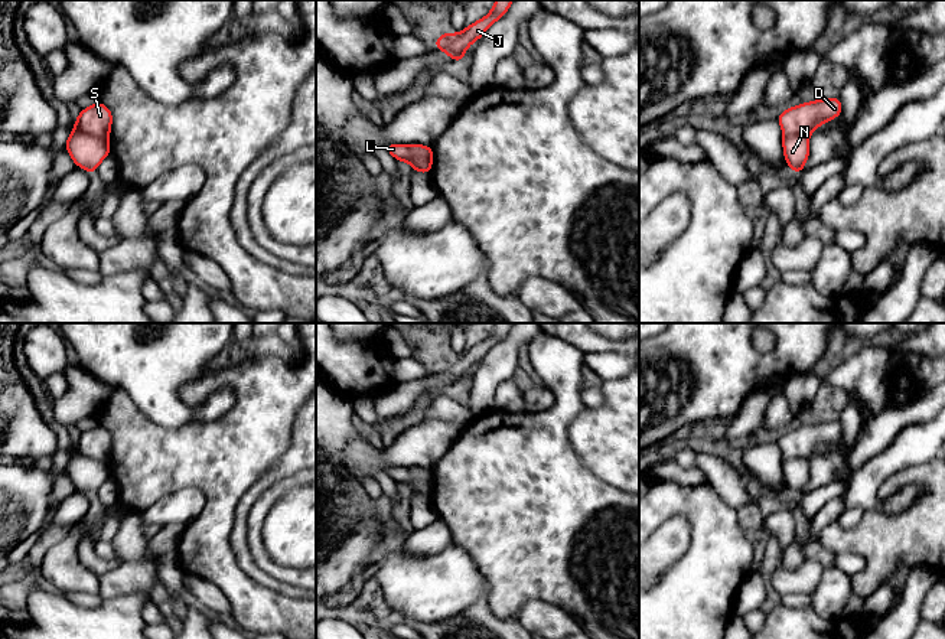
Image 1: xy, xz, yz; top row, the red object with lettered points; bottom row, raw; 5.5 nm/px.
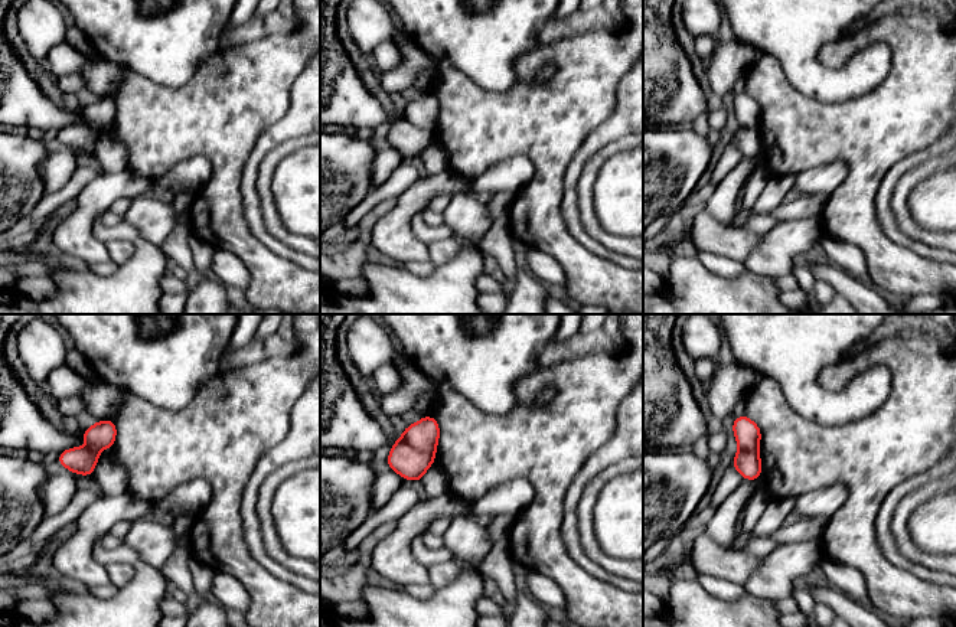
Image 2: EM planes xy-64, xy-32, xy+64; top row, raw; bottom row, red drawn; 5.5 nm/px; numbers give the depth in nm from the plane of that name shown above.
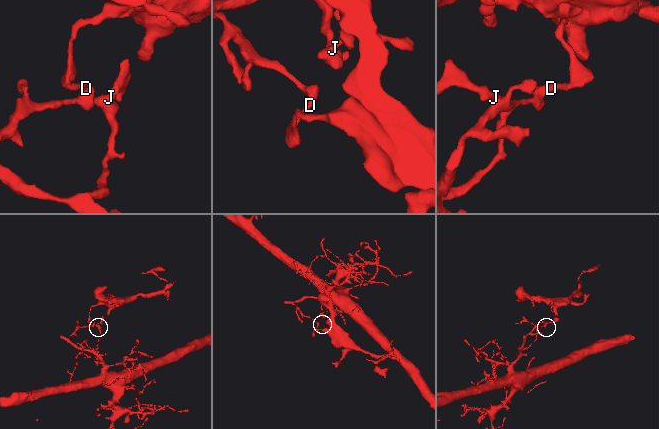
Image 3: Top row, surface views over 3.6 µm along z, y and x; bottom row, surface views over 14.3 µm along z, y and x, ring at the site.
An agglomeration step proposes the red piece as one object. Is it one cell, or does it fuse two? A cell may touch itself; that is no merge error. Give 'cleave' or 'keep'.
cleave

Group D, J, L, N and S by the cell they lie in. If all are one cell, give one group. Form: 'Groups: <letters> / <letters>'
Groups: D S / J L N

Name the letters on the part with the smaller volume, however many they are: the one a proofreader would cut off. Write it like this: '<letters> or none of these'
D, S

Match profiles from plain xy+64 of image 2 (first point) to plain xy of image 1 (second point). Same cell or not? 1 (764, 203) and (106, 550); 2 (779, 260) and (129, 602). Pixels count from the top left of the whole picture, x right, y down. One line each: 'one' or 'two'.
1: two
2: two

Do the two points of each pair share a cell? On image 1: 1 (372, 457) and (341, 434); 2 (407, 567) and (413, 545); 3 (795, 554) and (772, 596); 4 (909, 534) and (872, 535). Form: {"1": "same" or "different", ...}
{"1": "same", "2": "different", "3": "different", "4": "same"}

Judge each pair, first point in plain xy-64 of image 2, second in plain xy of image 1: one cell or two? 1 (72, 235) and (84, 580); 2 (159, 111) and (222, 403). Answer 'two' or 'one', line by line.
1: one
2: two

